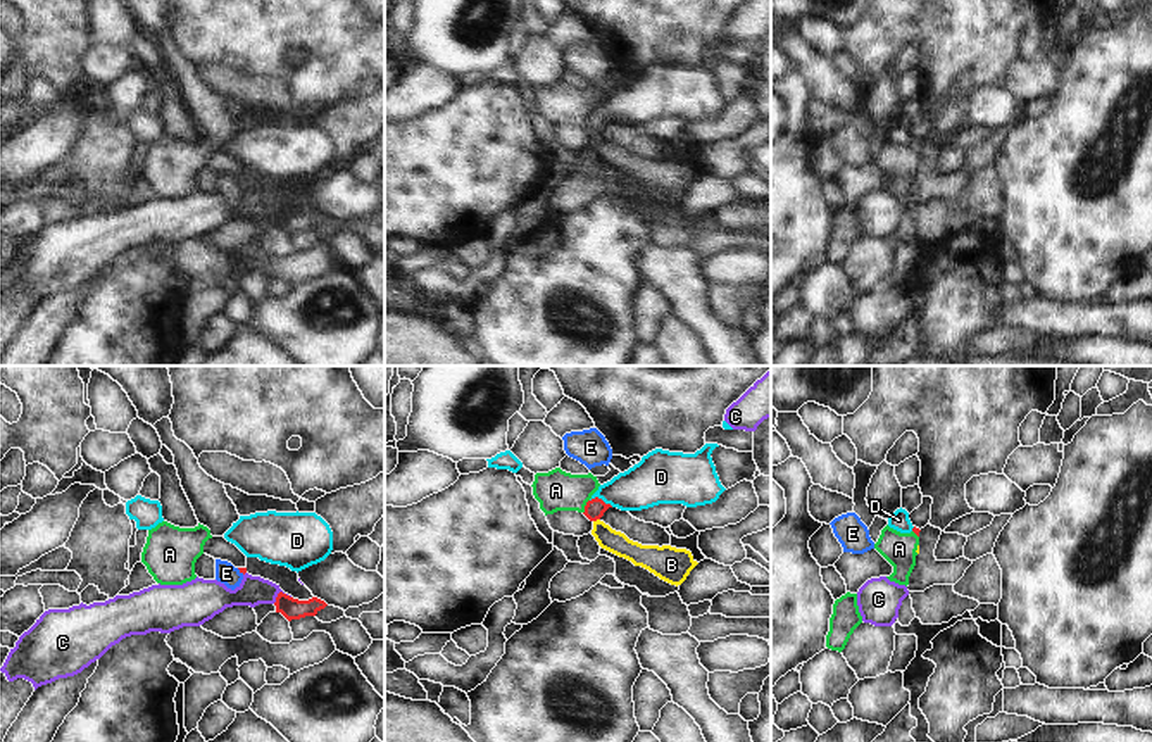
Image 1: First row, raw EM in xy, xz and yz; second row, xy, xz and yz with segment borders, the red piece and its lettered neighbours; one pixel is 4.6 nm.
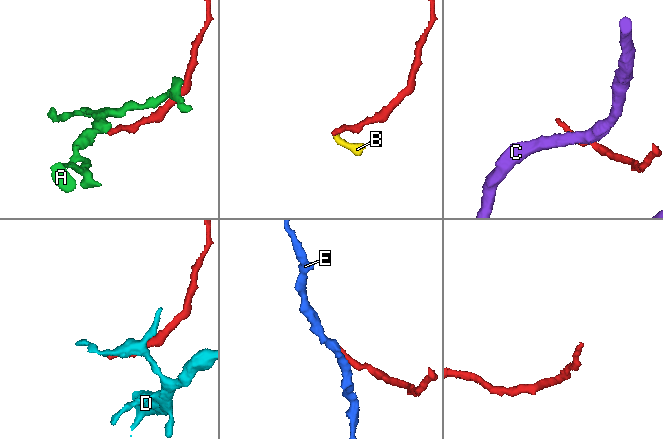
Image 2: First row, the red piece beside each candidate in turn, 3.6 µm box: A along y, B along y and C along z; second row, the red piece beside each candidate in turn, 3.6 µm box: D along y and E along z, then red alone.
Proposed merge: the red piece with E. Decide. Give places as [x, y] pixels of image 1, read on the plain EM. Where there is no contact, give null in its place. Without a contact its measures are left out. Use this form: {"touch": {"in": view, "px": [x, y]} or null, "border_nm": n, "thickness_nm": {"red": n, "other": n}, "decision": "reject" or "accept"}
{"touch": {"in": "xy", "px": [240, 183]}, "border_nm": 50, "thickness_nm": {"red": 30, "other": 100}, "decision": "reject"}

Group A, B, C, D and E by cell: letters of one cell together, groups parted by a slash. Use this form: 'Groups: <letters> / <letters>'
Groups: A B / C / D / E.

